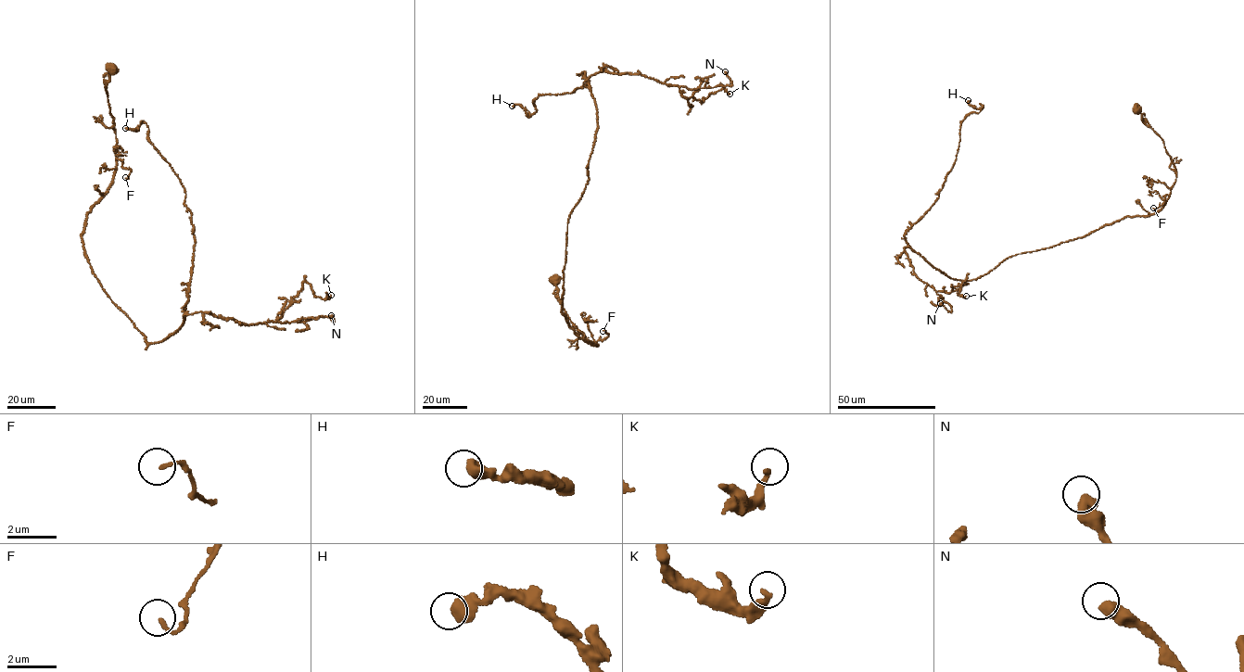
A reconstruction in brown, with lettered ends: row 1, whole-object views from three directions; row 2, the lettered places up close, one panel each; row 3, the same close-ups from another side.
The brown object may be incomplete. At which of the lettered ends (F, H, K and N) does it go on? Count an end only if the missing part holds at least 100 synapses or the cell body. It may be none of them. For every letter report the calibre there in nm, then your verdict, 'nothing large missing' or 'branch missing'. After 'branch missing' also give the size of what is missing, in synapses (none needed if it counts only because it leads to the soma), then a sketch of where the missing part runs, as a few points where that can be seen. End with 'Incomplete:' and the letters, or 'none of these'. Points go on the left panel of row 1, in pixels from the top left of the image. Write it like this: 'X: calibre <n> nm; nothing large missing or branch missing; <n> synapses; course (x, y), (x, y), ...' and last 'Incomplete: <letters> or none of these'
F: calibre 140 nm; nothing large missing
H: calibre 550 nm; nothing large missing
K: calibre 280 nm; nothing large missing
N: calibre 550 nm; nothing large missing
Incomplete: none of these

